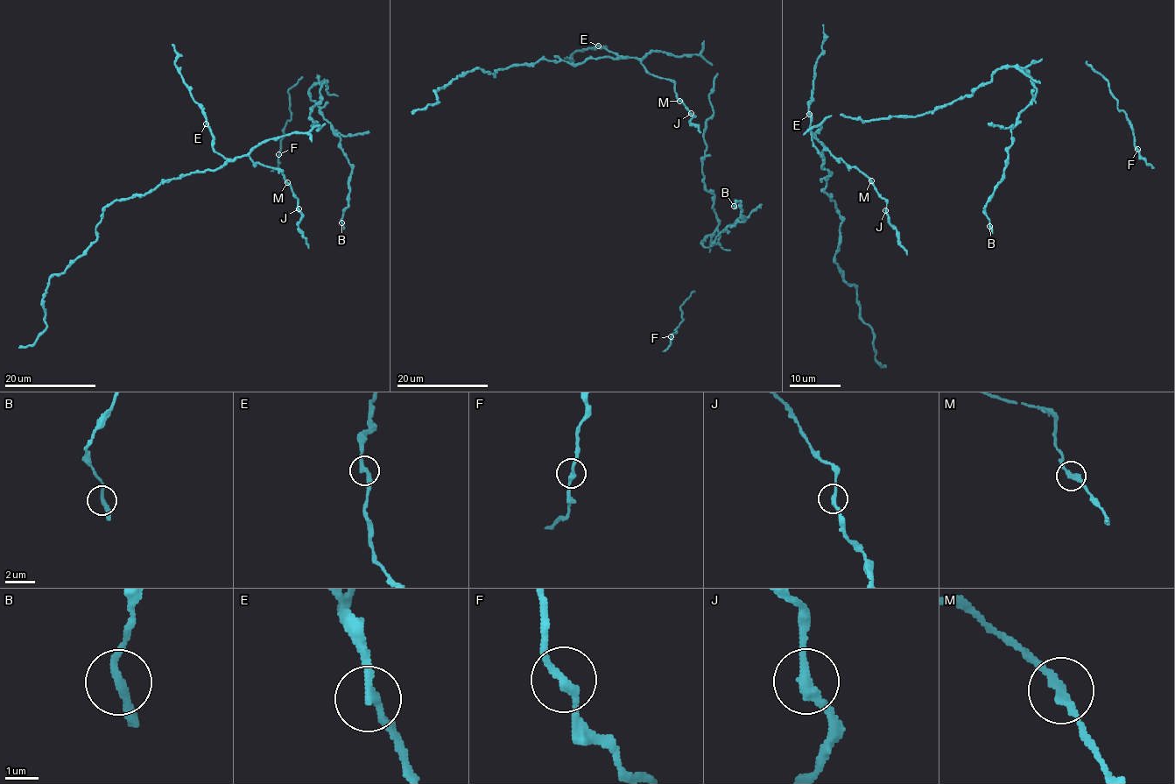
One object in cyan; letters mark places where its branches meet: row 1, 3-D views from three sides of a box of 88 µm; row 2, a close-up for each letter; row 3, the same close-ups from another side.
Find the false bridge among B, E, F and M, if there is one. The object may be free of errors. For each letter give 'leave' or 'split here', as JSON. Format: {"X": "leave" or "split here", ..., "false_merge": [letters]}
{"B": "leave", "E": "leave", "F": "leave", "M": "leave", "false_merge": []}

